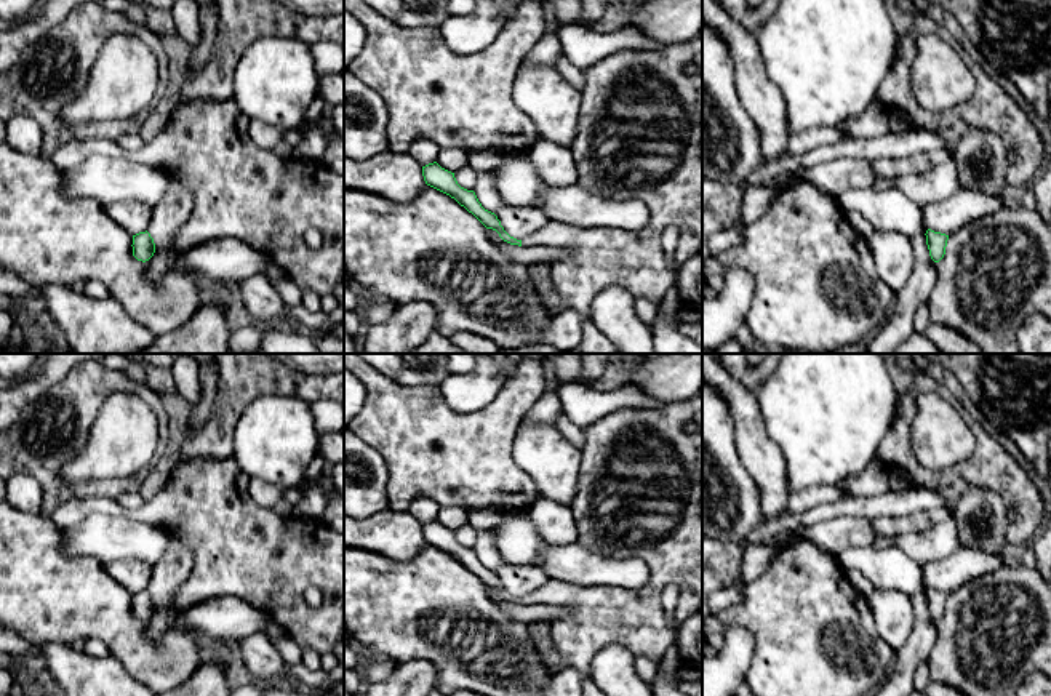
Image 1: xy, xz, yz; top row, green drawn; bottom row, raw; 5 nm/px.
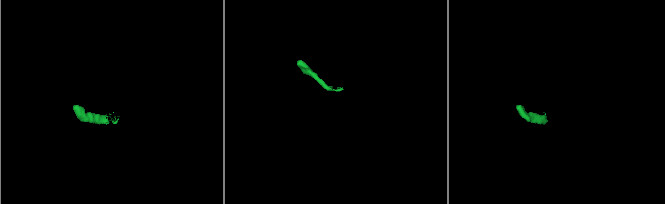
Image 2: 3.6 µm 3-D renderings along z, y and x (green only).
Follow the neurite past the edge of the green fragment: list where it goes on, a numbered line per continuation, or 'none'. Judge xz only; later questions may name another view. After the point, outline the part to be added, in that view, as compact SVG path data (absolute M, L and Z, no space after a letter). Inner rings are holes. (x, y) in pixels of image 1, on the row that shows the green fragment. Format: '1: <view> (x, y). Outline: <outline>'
1: xz (639, 132). Outline: M702 38L672 43L656 51L630 50L603 58L582 70L585 85L581 91L581 112L577 133L569 146L577 186L598 192L609 200L641 200L651 218L640 230L617 227L576 227L549 224L522 240L522 246L545 246L566 251L563 261L550 262L550 283L565 309L584 317L584 339L576 354L617 354L609 339L593 325L590 302L600 290L611 285L625 288L635 299L645 298L659 306L677 285L677 274L670 269L667 254L680 267L699 254L702 245Z

